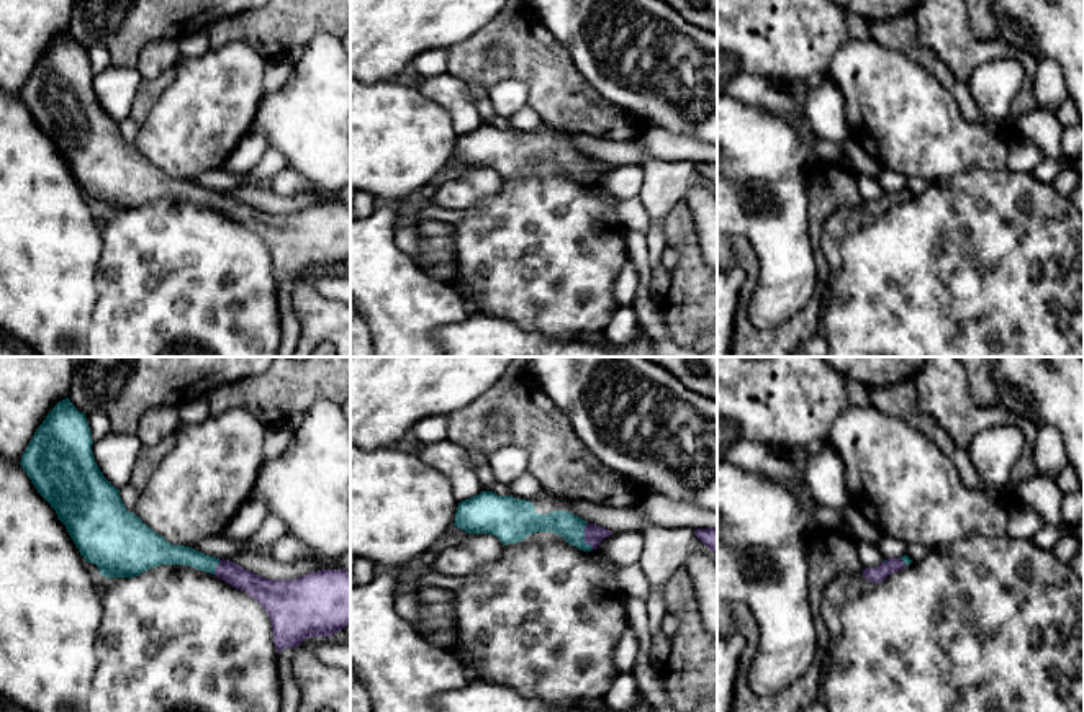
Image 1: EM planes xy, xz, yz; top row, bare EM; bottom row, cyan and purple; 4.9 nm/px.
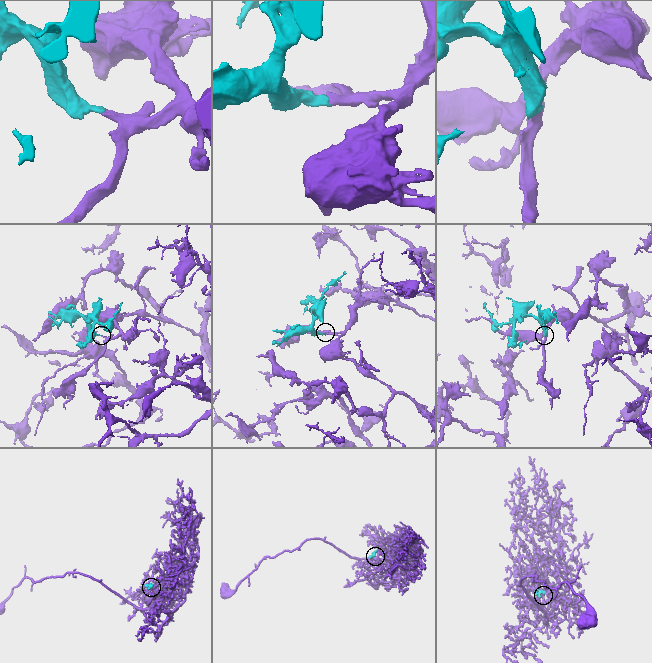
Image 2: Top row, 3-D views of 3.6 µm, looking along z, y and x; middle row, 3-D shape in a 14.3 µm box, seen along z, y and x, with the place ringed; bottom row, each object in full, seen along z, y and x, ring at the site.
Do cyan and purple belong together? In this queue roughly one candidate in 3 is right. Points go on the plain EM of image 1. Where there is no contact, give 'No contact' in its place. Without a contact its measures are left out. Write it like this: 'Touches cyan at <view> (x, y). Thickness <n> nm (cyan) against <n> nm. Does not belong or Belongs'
Touches cyan at xz (583, 169). Thickness 130 nm (cyan) against 100 nm. Belongs

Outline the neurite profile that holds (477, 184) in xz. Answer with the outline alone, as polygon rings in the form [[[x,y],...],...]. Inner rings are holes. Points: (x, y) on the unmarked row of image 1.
[[[468,167],[462,177],[434,188],[432,195],[421,205],[434,205],[444,210],[465,210],[496,195],[503,187],[503,180],[495,169]]]

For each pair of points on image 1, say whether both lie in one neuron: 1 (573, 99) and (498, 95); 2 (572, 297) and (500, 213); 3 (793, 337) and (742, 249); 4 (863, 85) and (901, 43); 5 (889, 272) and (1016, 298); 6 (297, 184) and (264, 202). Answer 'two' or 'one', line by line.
1: two
2: one
3: one
4: two
5: one
6: two

